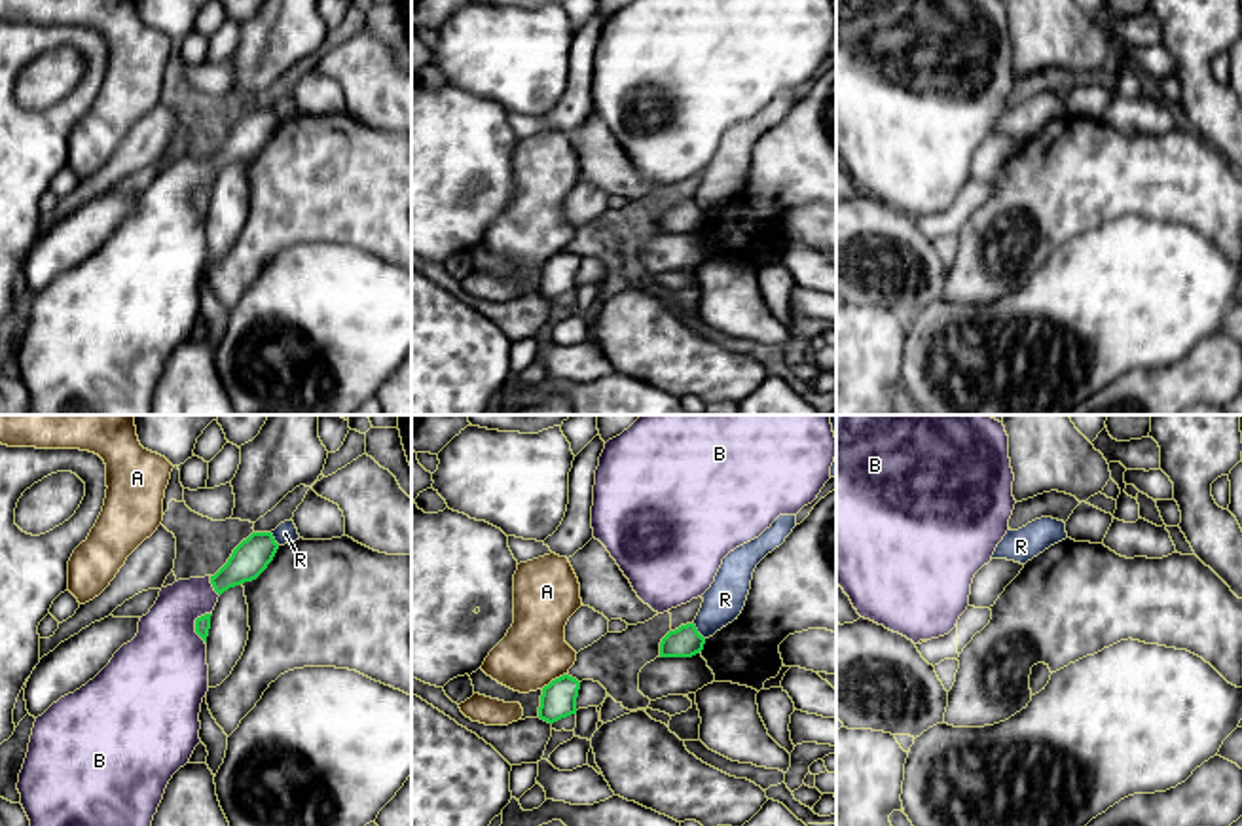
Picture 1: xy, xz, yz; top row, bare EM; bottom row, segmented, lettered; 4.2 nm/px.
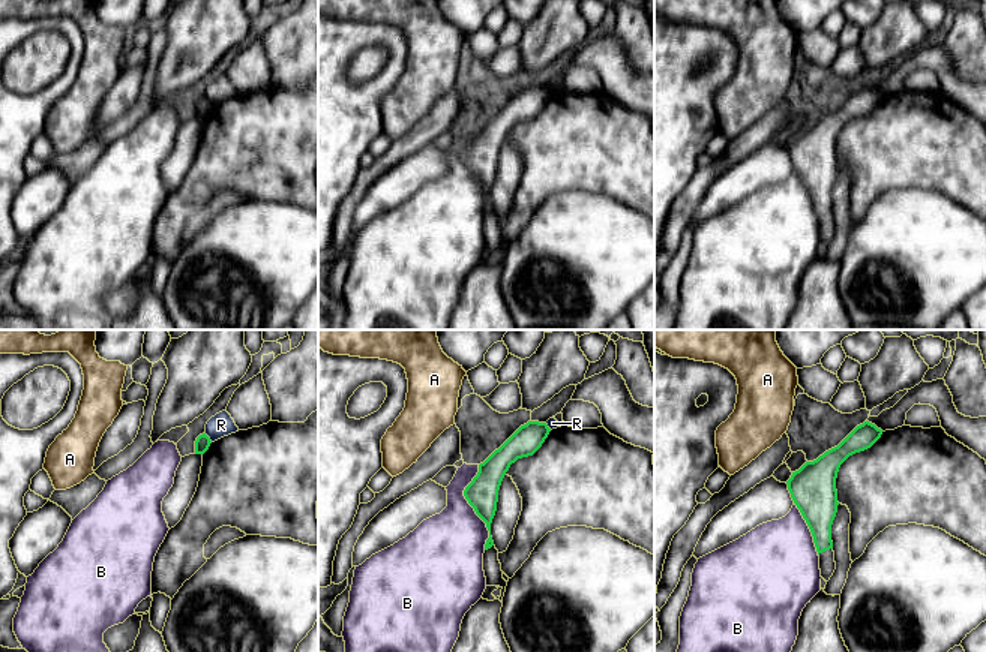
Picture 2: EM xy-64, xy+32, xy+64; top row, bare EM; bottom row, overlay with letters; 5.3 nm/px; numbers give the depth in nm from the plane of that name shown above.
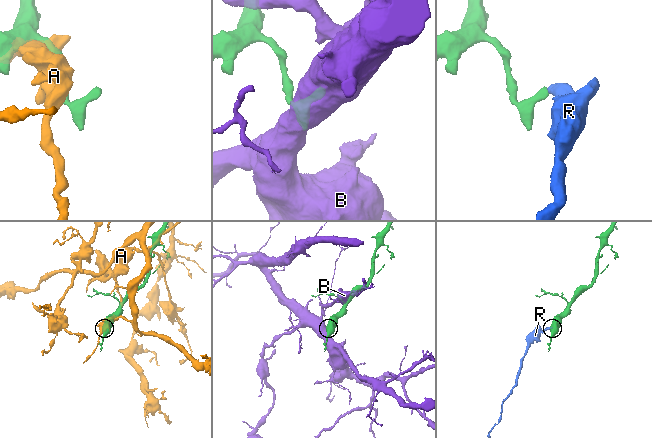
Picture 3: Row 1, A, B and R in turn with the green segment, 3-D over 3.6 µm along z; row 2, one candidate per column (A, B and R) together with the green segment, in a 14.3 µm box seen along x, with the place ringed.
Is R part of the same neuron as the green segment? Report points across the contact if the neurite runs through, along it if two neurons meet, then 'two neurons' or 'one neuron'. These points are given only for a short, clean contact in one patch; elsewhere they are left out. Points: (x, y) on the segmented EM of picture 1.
border xz (693, 624), (704, 639); two neurons

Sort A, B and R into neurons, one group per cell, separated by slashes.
A / B / R

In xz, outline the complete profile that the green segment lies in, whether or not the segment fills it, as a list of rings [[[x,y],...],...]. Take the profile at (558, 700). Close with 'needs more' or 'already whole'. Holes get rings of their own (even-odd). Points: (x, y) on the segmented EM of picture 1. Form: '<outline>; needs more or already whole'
[[[569,674],[552,680],[542,688],[539,718],[554,724],[561,718],[576,714],[576,697],[580,682]]]; already whole

